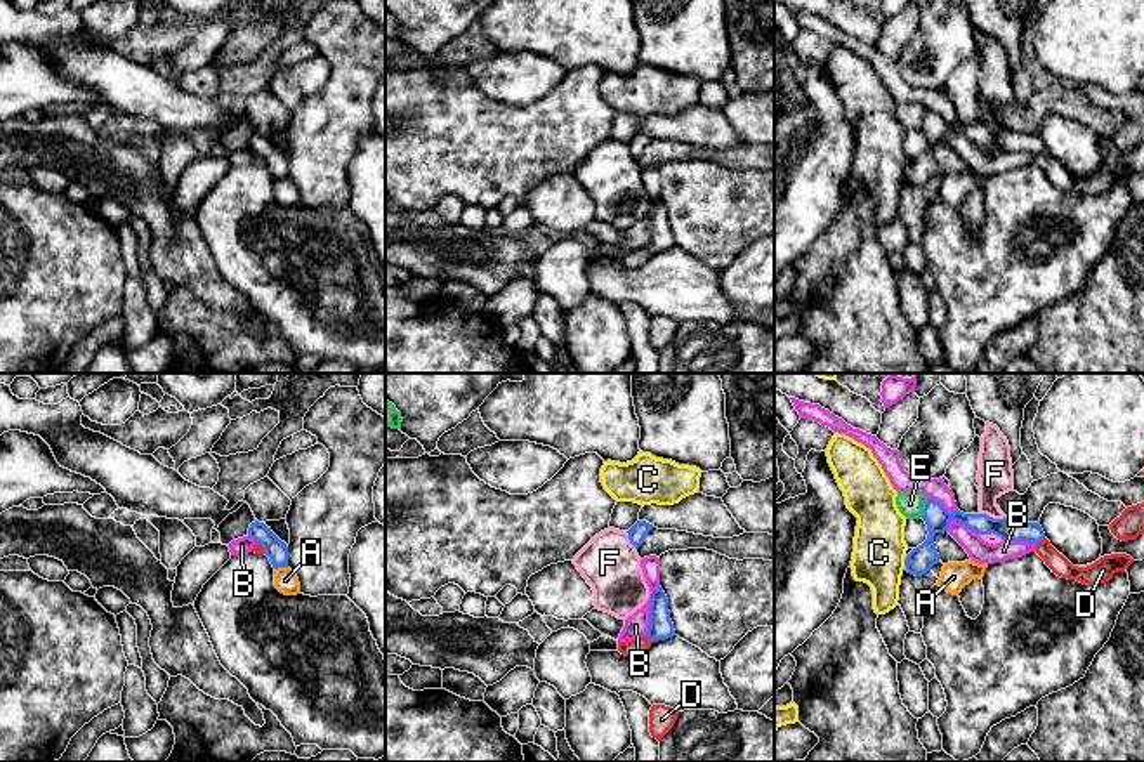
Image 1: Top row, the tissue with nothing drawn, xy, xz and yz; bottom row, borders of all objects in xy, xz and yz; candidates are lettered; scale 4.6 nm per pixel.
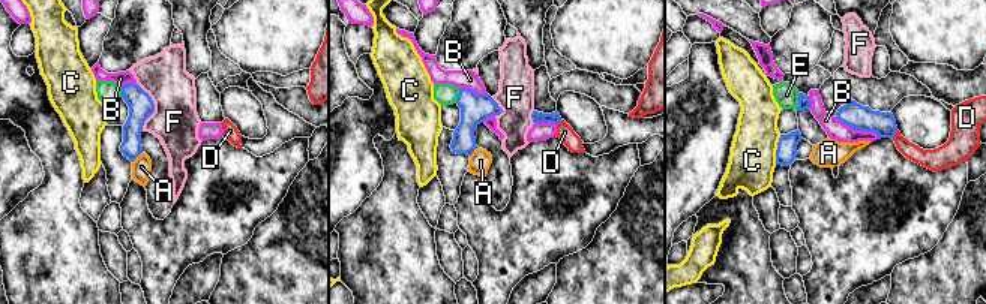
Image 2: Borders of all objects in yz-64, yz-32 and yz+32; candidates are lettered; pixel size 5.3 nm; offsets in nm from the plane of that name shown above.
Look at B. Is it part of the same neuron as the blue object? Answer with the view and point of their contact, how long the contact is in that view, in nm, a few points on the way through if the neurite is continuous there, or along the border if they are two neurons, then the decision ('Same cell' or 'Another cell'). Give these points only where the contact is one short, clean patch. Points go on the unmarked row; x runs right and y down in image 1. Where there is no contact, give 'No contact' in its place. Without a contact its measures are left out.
Touches blue at xz (650, 221). Shared border 240 nm. Same cell

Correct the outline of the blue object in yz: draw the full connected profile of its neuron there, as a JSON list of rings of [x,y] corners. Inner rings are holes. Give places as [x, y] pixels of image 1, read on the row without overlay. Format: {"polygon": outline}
{"polygon": [[[790,9],[800,30],[809,30],[845,45],[871,61],[882,76],[892,99],[899,102],[920,102],[927,108],[922,130],[927,135],[927,151],[913,160],[906,170],[906,182],[922,187],[939,174],[934,154],[936,144],[948,142],[974,174],[995,175],[1035,163],[1045,149],[1040,134],[1021,134],[1012,128],[993,130],[986,125],[963,125],[957,120],[955,106],[939,90],[911,89],[901,76],[899,62],[887,59],[875,47],[852,40],[819,16]]]}

